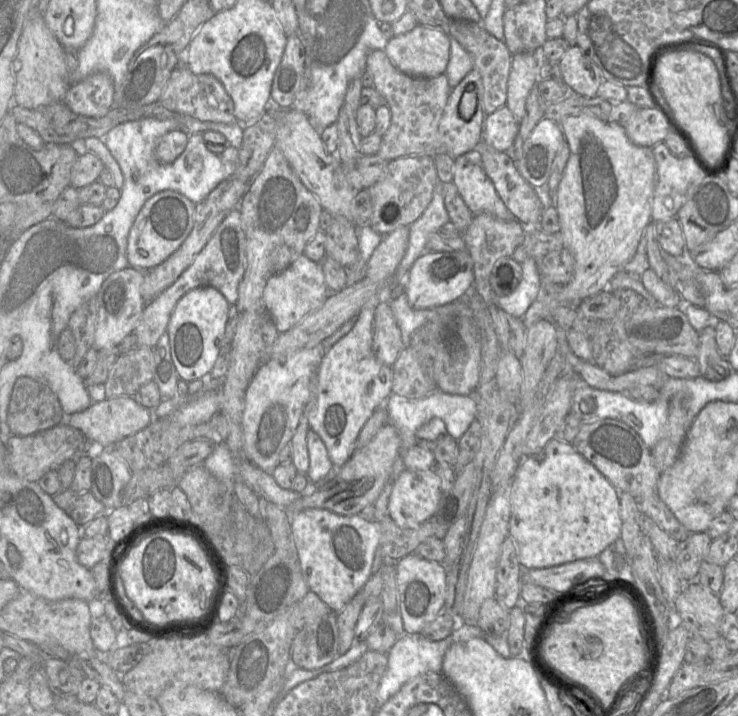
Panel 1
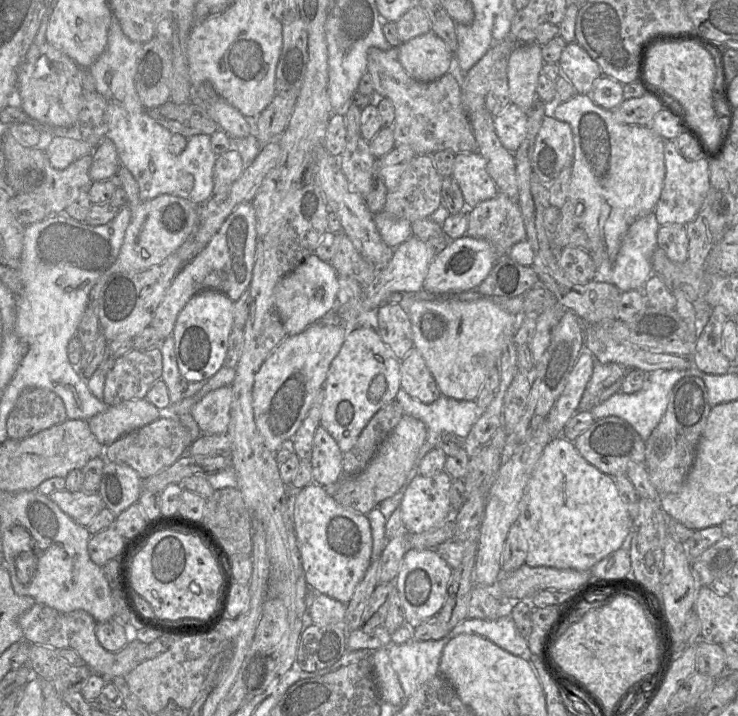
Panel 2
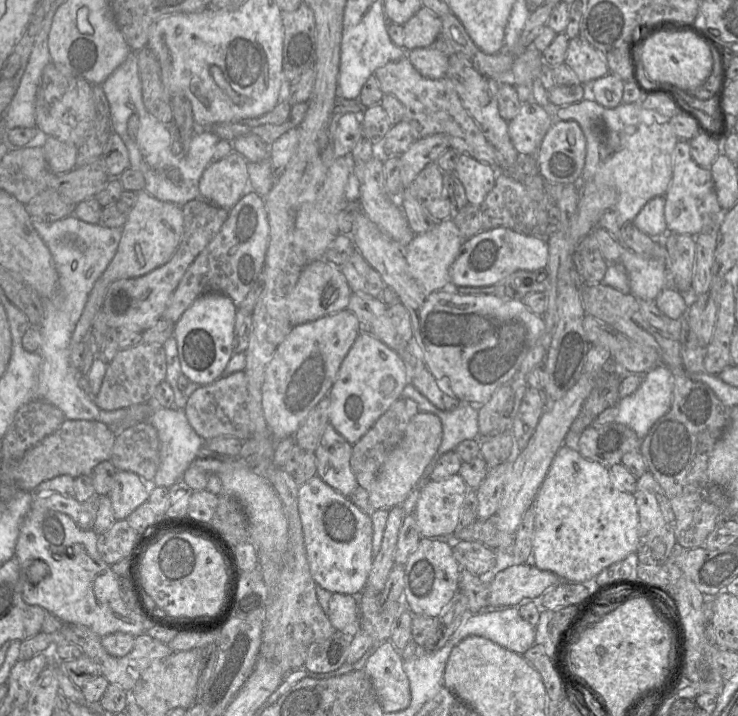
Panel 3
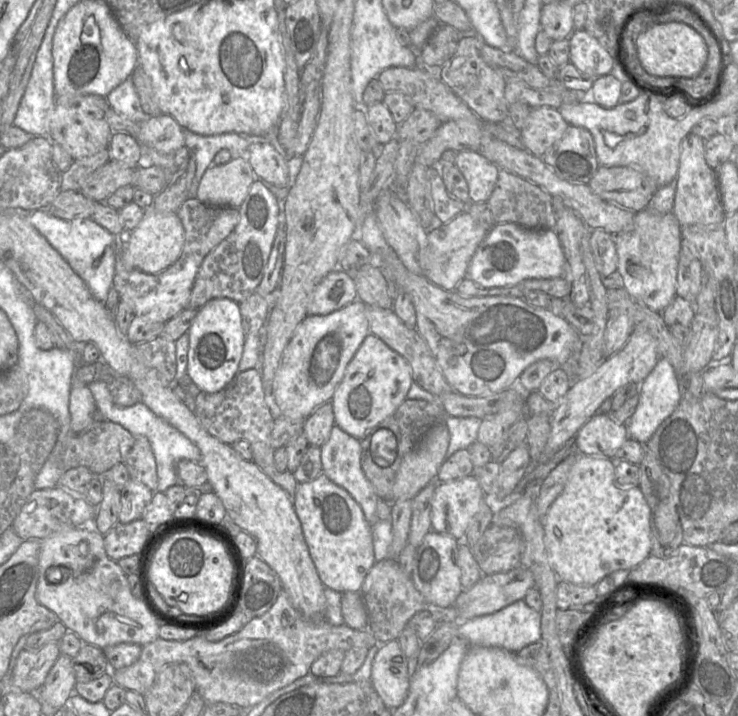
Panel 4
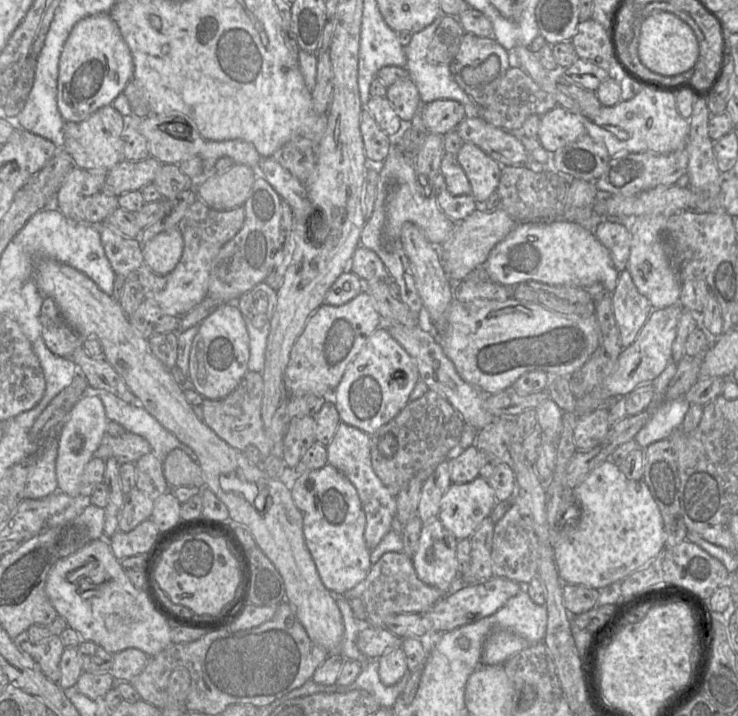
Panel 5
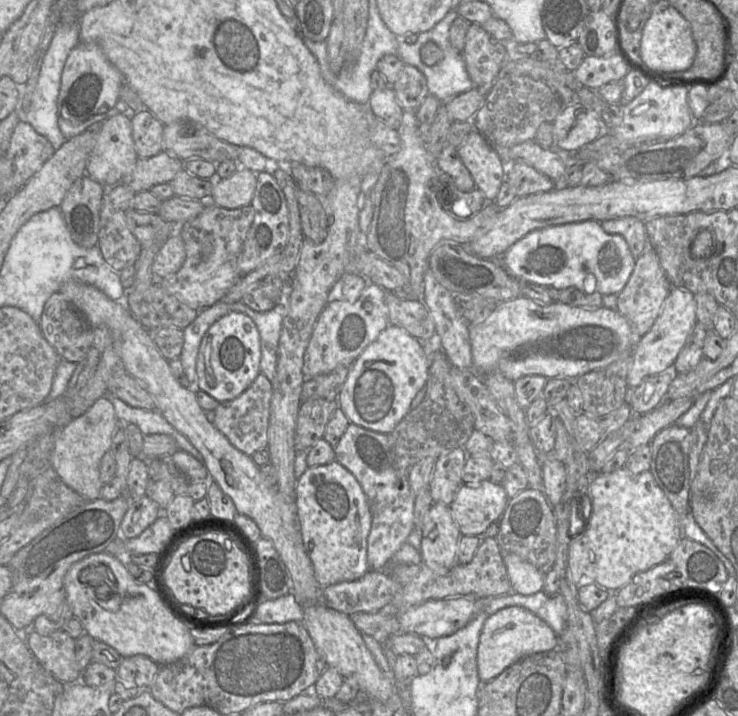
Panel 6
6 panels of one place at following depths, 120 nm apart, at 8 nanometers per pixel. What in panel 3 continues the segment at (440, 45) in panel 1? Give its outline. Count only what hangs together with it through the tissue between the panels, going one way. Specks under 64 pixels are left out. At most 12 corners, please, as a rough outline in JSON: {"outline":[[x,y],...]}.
{"outline":[[434,45],[407,51],[422,76],[446,77],[449,55]]}

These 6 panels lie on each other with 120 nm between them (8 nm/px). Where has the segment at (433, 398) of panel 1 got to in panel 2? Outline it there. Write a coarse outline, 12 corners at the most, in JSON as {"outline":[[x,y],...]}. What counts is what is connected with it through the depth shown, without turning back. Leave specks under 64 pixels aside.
{"outline":[[402,388],[405,414],[426,424],[419,459],[443,432],[465,438],[483,411],[475,400],[441,396],[426,404]]}

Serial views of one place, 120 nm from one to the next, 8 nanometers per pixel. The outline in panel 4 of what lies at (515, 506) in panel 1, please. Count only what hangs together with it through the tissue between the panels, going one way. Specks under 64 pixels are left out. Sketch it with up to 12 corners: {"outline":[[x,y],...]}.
{"outline":[[574,453],[542,518],[559,581],[651,553],[651,509],[612,459]]}

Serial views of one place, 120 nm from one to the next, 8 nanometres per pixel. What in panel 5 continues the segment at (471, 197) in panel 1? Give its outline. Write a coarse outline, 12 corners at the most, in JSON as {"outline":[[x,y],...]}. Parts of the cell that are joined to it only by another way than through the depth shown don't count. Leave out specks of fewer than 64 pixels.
{"outline":[[465,142],[457,160],[471,195],[486,202],[499,185],[502,166]]}

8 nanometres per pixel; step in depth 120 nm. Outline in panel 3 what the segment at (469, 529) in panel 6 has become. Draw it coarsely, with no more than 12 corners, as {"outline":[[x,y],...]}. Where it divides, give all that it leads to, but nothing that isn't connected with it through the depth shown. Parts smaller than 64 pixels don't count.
{"outline":[[430,480],[414,515],[422,537],[451,538],[468,486]]}

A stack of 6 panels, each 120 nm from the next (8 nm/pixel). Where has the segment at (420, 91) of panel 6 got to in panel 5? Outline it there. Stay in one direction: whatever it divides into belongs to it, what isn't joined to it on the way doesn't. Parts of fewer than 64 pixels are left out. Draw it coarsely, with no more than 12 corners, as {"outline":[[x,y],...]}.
{"outline":[[410,77],[388,87],[386,98],[405,125],[422,105]]}

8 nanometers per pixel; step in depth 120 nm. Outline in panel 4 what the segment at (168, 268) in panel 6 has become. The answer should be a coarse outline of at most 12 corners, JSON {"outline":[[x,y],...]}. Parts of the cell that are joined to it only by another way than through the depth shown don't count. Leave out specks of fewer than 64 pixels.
{"outline":[[151,206],[125,232],[127,268],[157,274],[178,260],[177,212]]}

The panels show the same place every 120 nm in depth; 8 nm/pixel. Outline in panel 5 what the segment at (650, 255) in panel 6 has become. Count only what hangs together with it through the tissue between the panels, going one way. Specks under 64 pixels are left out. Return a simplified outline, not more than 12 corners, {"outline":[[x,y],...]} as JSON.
{"outline":[[627,269],[611,297],[620,342],[634,342],[653,308]]}

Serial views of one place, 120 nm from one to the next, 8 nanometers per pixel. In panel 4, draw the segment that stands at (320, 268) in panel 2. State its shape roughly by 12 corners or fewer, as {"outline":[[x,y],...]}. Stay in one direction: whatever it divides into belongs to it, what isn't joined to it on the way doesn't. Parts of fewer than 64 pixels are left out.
{"outline":[[336,269],[317,285],[307,316],[328,315],[358,298],[352,275]]}

